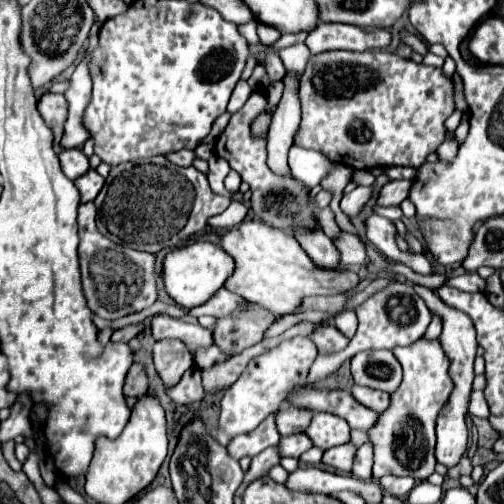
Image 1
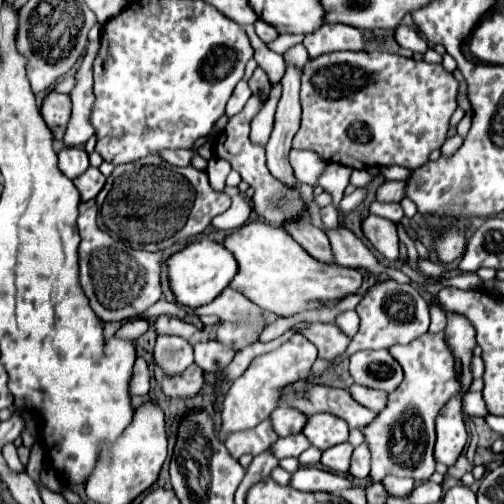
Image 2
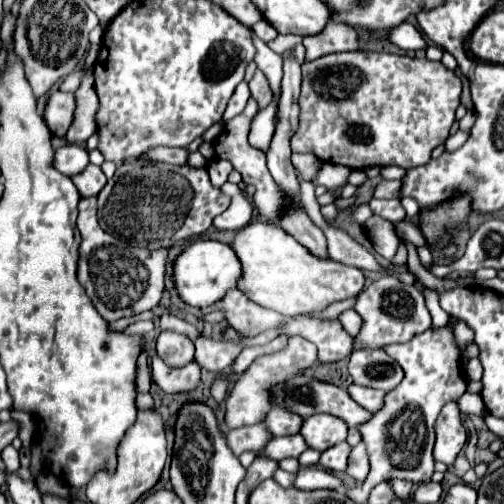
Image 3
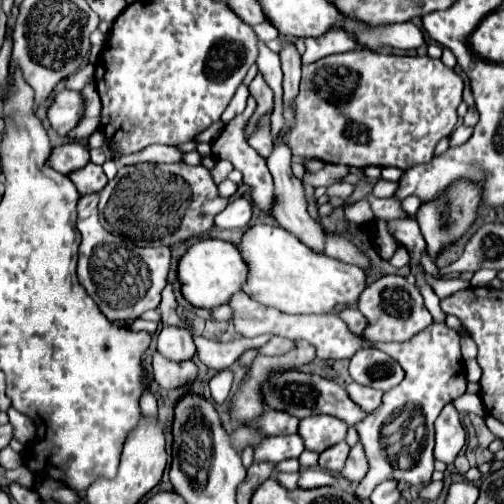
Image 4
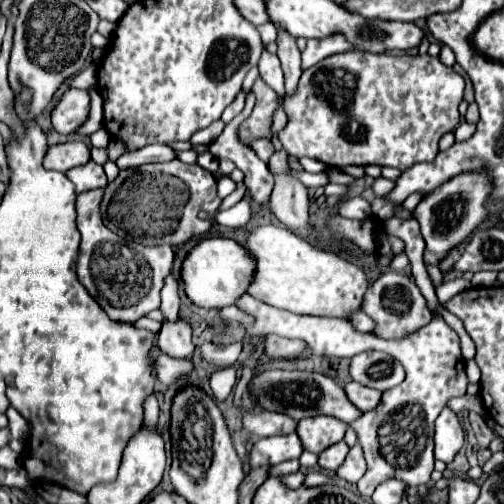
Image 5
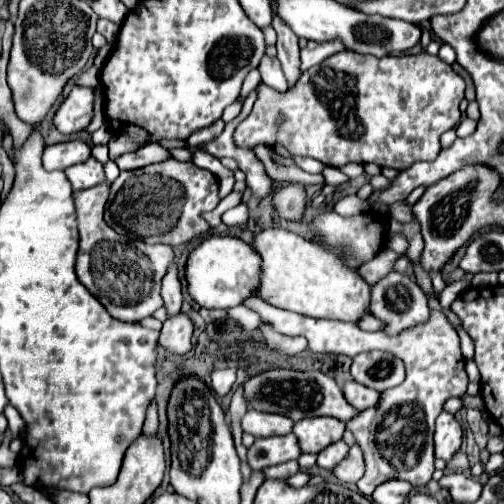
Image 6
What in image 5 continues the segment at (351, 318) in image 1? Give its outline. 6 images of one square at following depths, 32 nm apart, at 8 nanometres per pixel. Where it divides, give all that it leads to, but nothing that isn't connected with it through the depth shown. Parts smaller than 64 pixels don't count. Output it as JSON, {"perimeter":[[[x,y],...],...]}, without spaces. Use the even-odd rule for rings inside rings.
{"perimeter":[[[360,312],[358,318],[352,318],[350,322],[352,322],[352,326],[354,326],[356,330],[362,330],[362,332],[372,332],[374,326],[376,326],[376,322],[374,322],[368,314],[364,314],[364,312]]]}

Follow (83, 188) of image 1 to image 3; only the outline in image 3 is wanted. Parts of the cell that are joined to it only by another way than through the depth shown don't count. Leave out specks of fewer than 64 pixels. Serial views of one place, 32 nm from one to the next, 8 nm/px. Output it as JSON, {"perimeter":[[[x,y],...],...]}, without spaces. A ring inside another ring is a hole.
{"perimeter":[[[88,164],[80,174],[72,176],[72,182],[74,186],[78,188],[80,196],[96,196],[104,184],[106,184],[106,176],[104,172],[100,170],[100,166],[94,166],[94,164]]]}

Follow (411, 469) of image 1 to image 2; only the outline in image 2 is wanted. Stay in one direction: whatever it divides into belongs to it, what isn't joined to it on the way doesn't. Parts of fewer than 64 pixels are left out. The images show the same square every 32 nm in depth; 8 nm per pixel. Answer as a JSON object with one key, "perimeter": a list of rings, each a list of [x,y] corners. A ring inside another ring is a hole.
{"perimeter":[[[426,332],[422,336],[418,336],[416,340],[412,340],[410,344],[406,346],[392,346],[388,348],[388,352],[396,358],[396,361],[403,369],[404,378],[402,384],[388,394],[388,404],[386,408],[366,426],[362,428],[362,434],[366,438],[366,444],[370,448],[370,454],[372,454],[372,472],[370,472],[370,484],[376,484],[376,482],[382,482],[386,476],[400,476],[400,478],[412,478],[414,482],[426,482],[430,480],[430,476],[435,472],[436,461],[432,456],[432,450],[436,441],[435,421],[440,408],[456,394],[462,392],[462,386],[460,386],[460,380],[458,380],[458,372],[456,372],[456,360],[454,360],[454,354],[446,342],[446,332],[438,332],[438,334],[432,334],[432,332]],[[406,416],[406,430],[400,430],[400,438],[402,438],[402,432],[404,432],[404,448],[400,448],[396,442],[396,436],[394,436],[394,428],[396,426],[404,426],[400,424],[400,420],[404,420]]]}

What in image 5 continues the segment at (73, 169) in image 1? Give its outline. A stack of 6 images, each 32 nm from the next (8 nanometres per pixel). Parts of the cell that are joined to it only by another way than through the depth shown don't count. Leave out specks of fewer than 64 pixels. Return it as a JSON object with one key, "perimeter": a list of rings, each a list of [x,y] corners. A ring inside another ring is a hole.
{"perimeter":[[[66,142],[48,148],[44,156],[44,168],[66,172],[74,166],[86,164],[88,160],[90,160],[90,148],[84,142]]]}

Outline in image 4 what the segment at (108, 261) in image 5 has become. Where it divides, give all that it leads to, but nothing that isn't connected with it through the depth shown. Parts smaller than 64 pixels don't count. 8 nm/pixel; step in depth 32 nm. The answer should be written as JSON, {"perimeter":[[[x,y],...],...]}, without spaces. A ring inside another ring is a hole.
{"perimeter":[[[98,192],[84,194],[78,200],[78,230],[82,234],[80,258],[78,258],[78,280],[86,288],[88,296],[98,304],[102,314],[116,320],[136,320],[144,312],[158,308],[160,292],[166,284],[170,270],[170,248],[142,248],[126,238],[114,236],[102,228],[98,216]]]}

